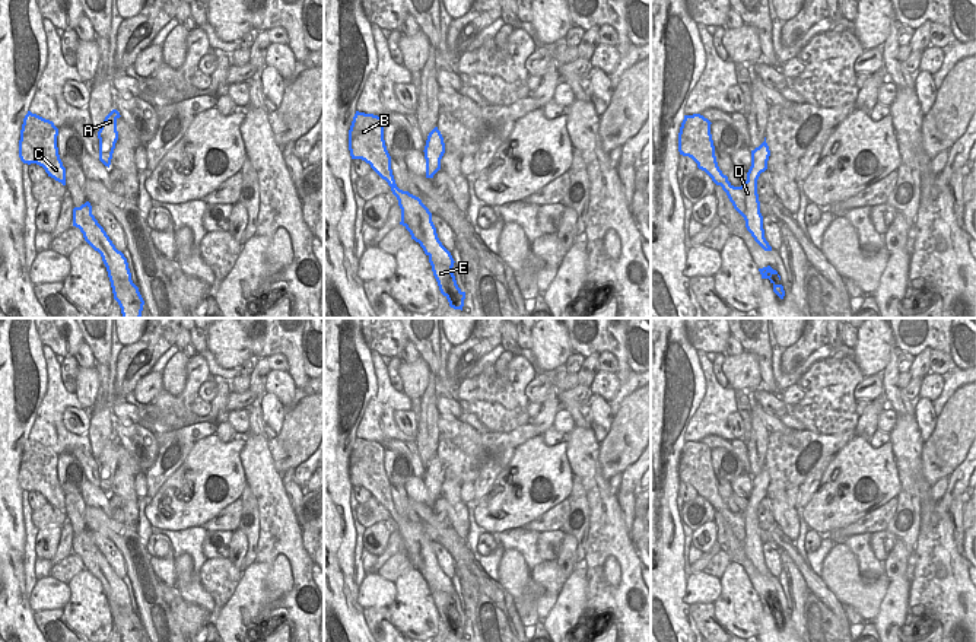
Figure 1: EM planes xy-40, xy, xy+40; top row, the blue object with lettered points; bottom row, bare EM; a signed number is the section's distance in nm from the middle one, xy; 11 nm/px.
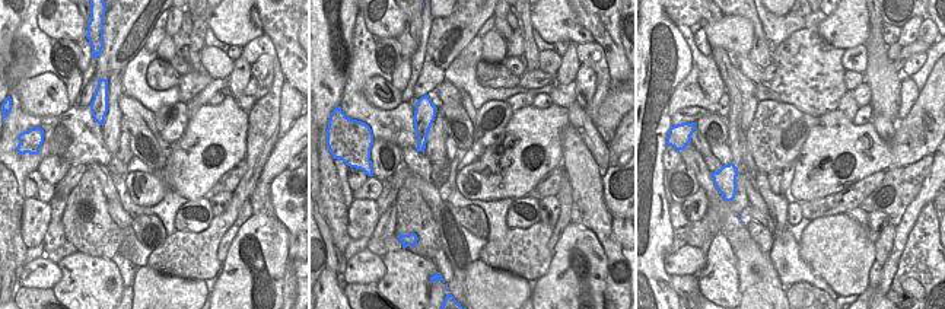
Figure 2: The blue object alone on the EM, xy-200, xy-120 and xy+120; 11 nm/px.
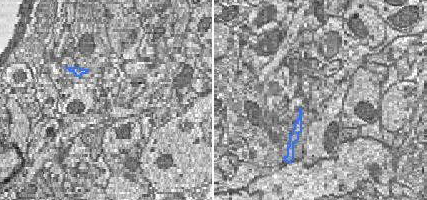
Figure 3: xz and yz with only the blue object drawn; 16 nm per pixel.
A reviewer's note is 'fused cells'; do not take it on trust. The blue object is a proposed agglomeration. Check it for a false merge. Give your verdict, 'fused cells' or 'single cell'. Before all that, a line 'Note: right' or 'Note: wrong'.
Note: right
fused cells

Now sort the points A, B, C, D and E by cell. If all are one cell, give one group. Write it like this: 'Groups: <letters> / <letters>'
Groups: A D / B C E.

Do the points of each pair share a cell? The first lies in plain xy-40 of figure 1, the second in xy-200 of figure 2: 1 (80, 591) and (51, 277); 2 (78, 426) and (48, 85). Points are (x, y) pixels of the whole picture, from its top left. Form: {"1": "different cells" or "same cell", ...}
{"1": "different cells", "2": "same cell"}

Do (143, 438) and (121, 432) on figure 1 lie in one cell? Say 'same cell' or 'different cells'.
same cell

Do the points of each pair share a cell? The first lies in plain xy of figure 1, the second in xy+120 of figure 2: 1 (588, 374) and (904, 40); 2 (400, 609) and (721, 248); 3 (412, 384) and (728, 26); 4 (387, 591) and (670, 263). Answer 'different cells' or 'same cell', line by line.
1: same cell
2: same cell
3: same cell
4: same cell

